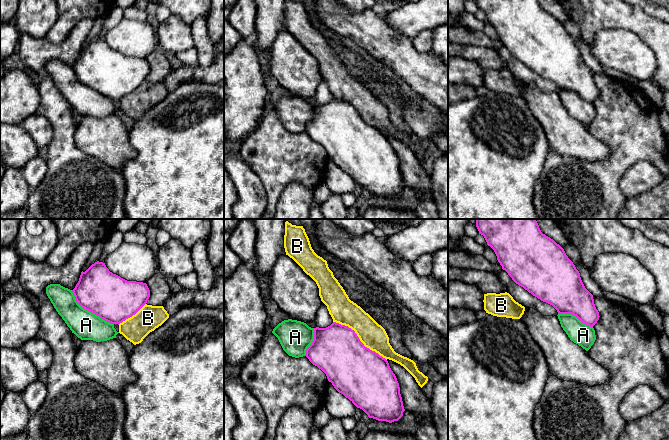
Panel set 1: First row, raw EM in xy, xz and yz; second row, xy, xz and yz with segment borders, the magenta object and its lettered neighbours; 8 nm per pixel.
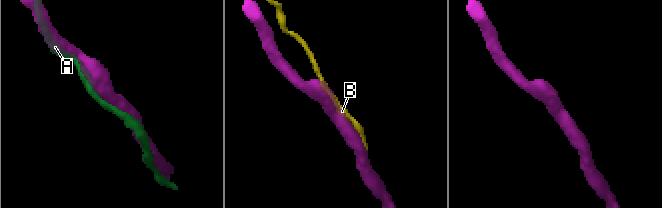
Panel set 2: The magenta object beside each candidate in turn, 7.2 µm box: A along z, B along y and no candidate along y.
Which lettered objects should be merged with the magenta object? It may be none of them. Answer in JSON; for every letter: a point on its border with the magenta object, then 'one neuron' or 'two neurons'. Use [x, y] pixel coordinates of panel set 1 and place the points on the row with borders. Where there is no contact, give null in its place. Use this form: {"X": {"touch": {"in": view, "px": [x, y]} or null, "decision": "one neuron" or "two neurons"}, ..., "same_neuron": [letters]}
{"A": {"touch": {"in": "xy", "px": [89, 310]}, "decision": "one neuron"}, "B": {"touch": {"in": "xz", "px": [359, 339]}, "decision": "two neurons"}, "same_neuron": ["A"]}

